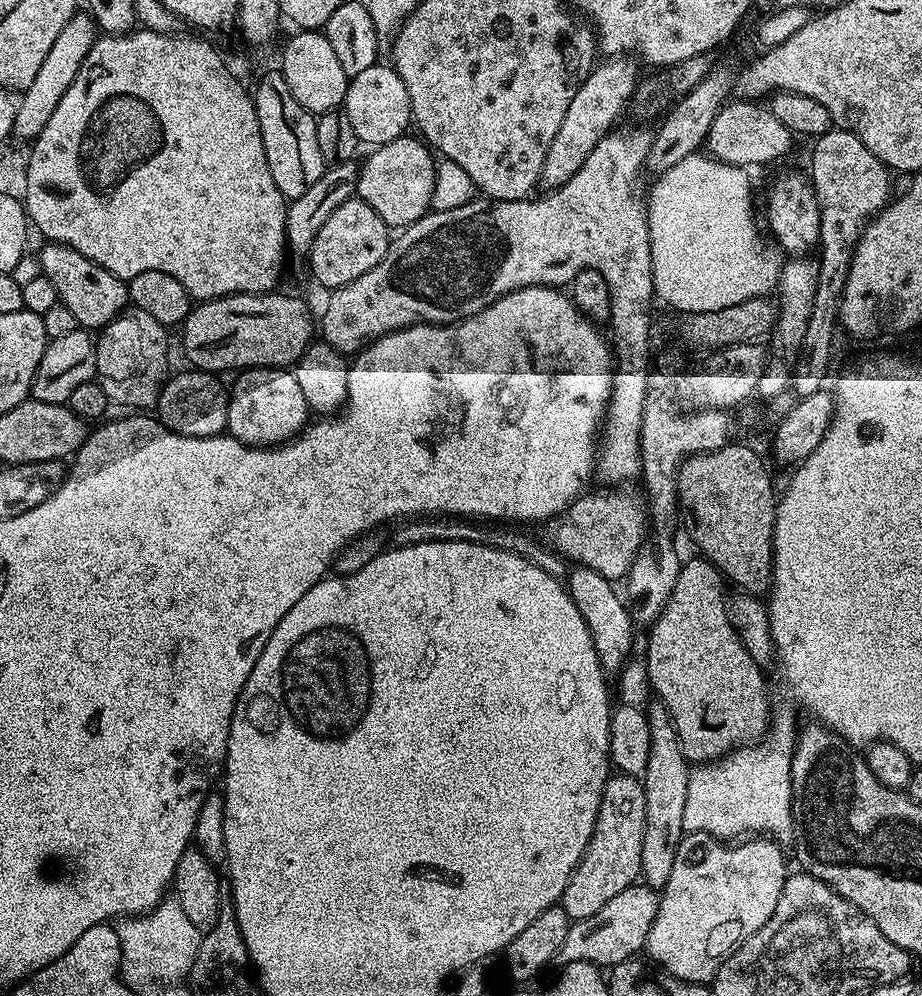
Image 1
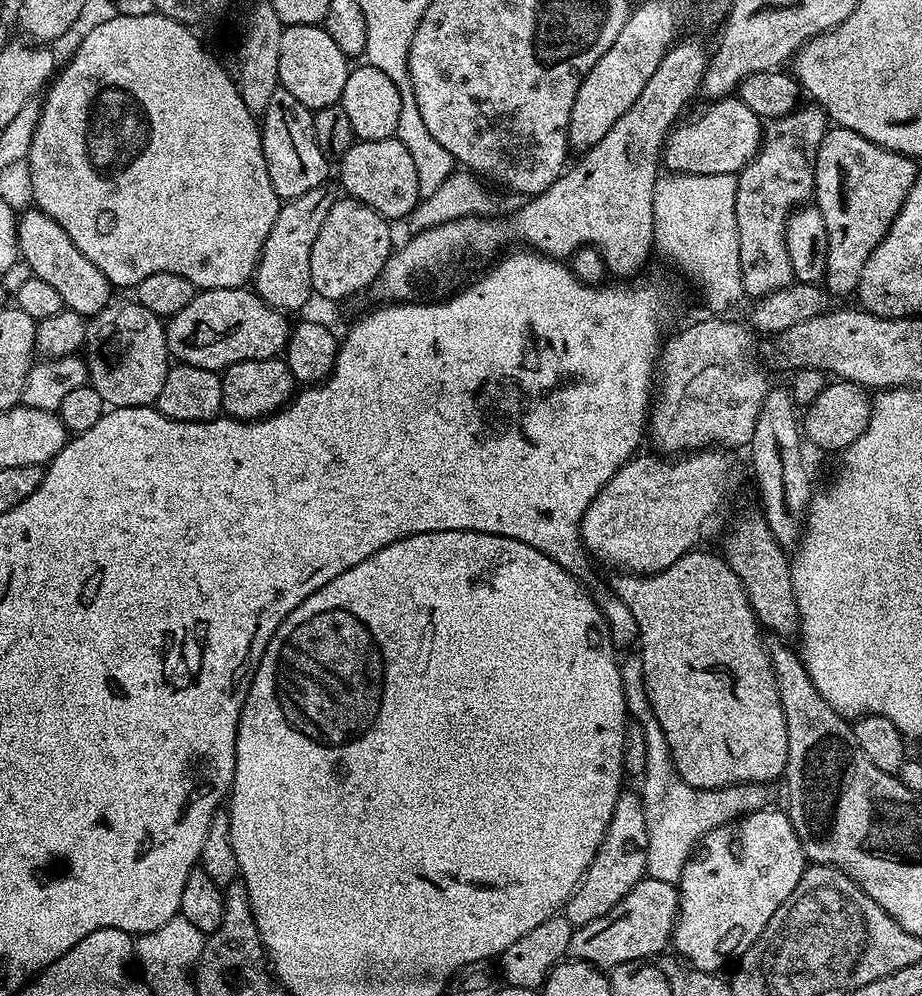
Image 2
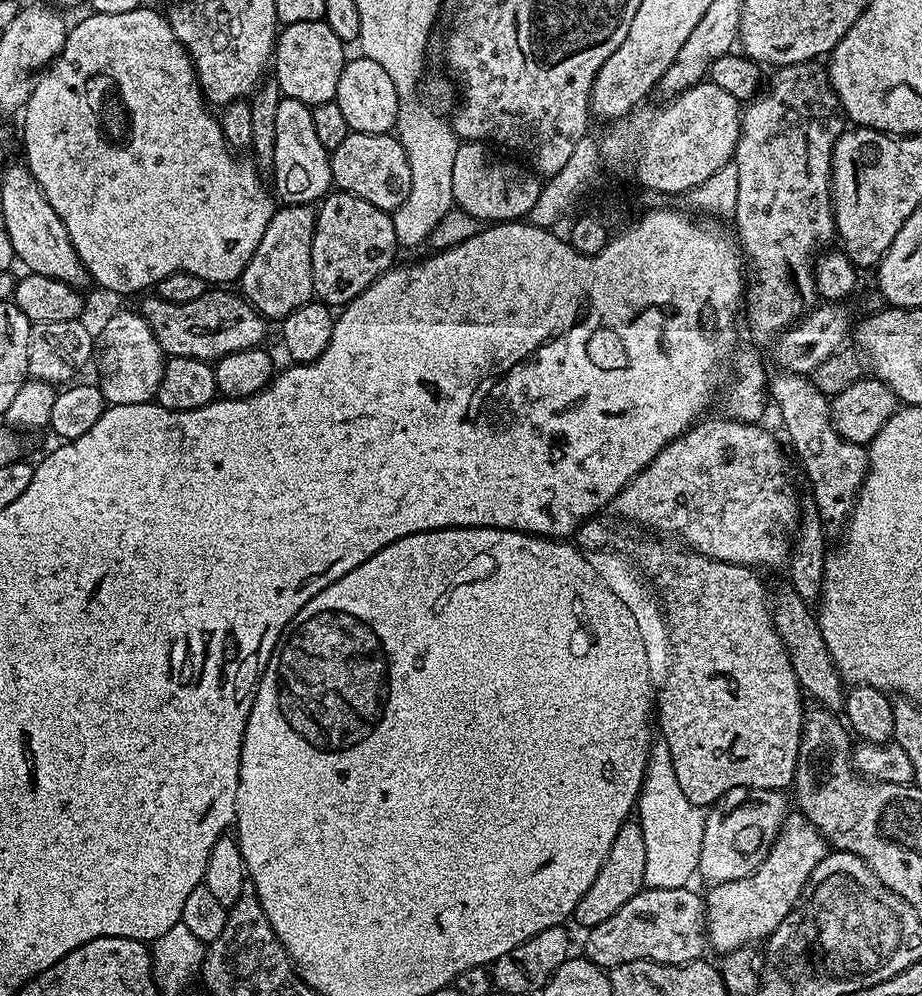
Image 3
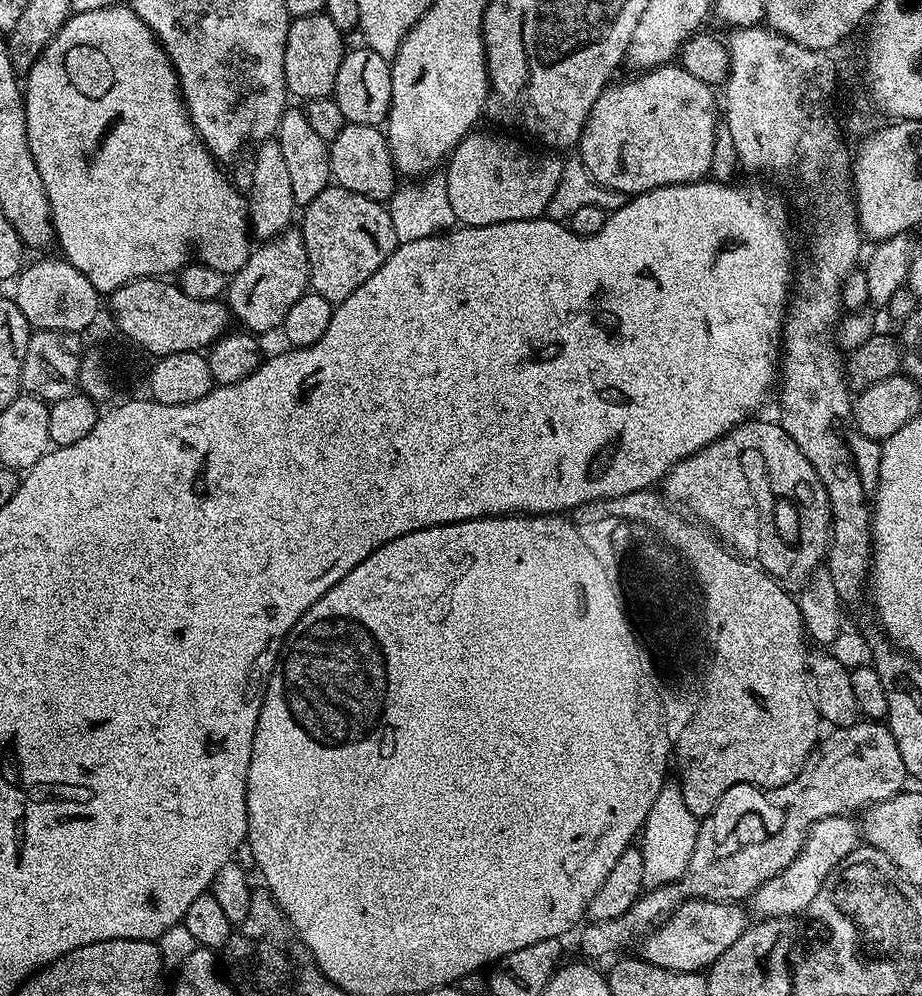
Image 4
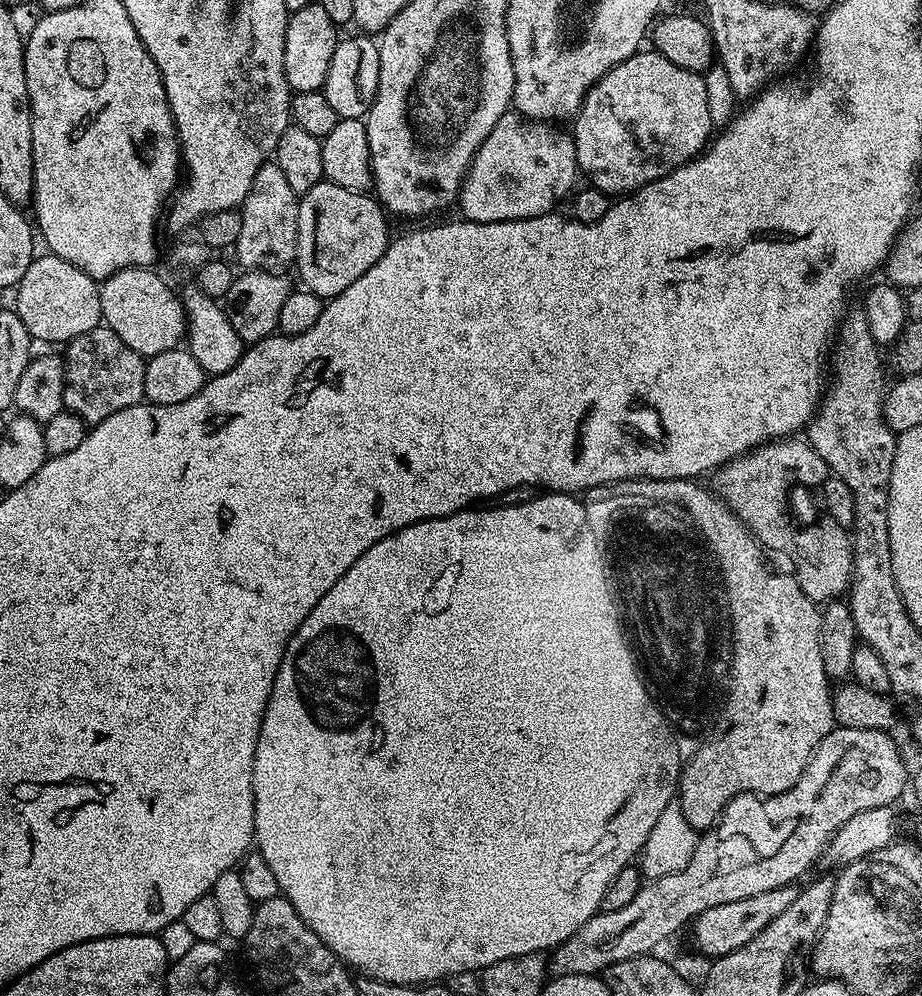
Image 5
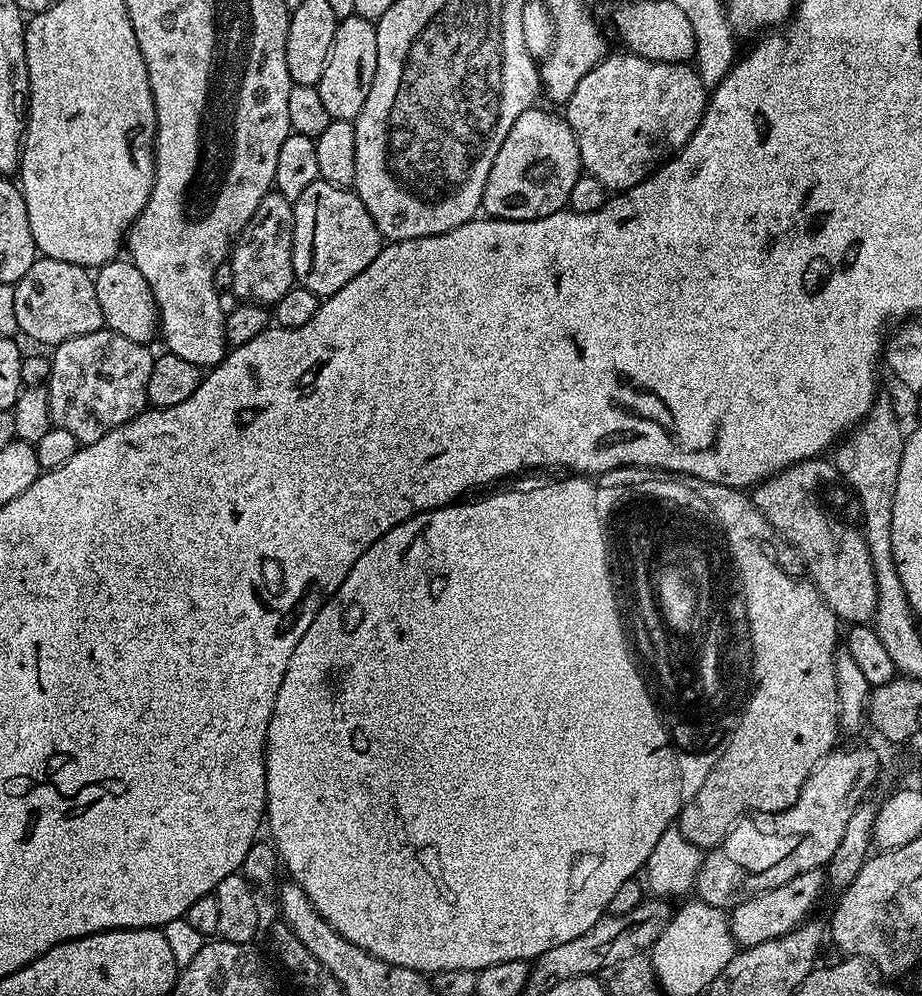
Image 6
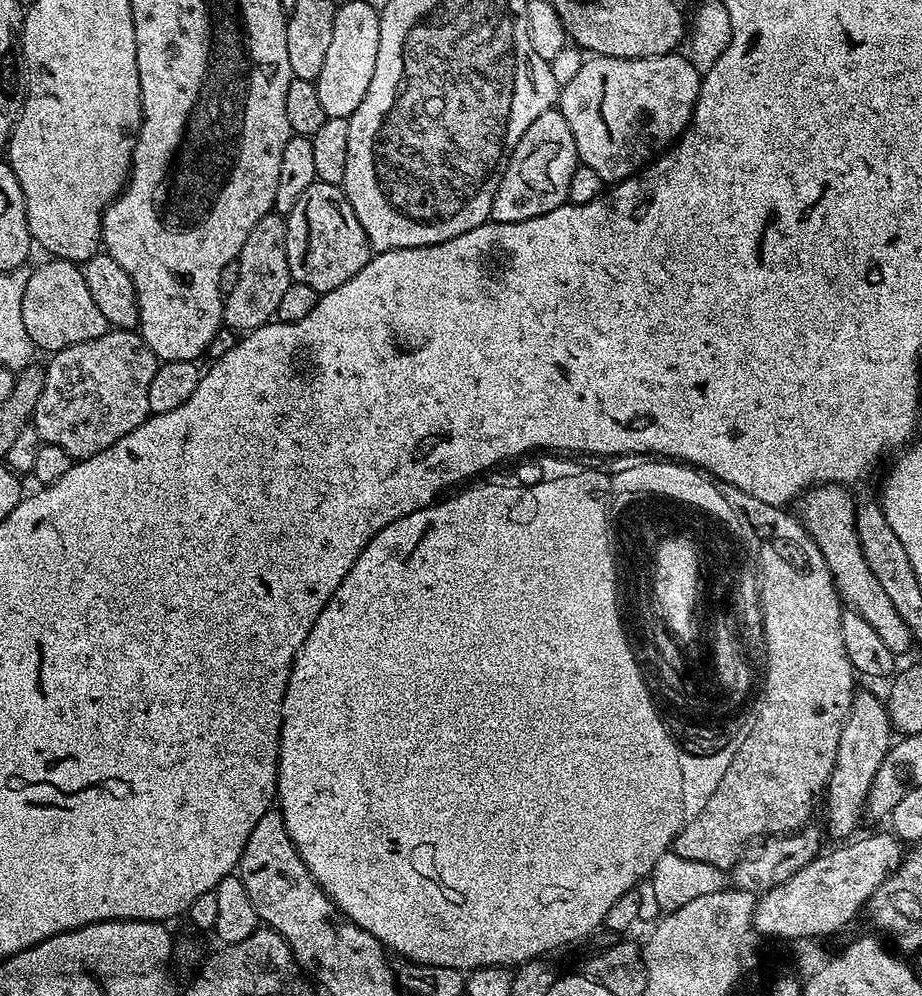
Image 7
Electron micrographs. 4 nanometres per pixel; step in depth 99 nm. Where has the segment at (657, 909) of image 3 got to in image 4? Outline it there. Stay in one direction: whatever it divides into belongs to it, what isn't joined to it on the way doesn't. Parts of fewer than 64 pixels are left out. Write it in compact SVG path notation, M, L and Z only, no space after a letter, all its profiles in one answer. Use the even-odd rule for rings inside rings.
M686 900L680 904L668 919L655 925L639 945L639 959L650 962L654 966L662 966L675 972L699 972L712 967L712 963L748 928L750 916L743 912L741 905L736 902L721 902L719 900Z

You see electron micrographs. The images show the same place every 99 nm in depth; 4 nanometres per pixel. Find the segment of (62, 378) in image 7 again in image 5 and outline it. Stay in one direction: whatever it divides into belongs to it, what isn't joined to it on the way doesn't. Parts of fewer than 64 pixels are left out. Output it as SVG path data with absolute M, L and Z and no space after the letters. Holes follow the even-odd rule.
M101 326L68 341L63 353L64 407L91 426L144 400L145 357L139 356L114 330Z

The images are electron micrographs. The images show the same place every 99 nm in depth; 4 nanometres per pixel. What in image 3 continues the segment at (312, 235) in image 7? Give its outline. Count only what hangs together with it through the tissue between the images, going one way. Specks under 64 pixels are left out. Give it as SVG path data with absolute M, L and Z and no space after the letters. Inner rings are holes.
M329 191L316 208L312 243L312 290L315 299L329 306L349 304L393 267L398 249L391 215L370 206L349 192Z

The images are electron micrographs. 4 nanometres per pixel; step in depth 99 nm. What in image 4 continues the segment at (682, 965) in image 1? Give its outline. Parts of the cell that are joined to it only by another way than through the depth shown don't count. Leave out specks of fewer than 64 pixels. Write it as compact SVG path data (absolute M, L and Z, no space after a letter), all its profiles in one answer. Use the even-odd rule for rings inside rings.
M851 815L831 816L813 824L794 862L790 862L786 870L782 870L777 876L770 878L762 886L758 886L756 892L752 893L750 905L752 904L753 909L751 908L751 911L753 913L756 911L755 915L760 918L774 916L796 918L799 917L799 912L800 915L807 913L810 902L814 902L814 894L818 894L830 870L834 870L834 866L838 866L838 862L842 862L842 858L846 858L846 854L850 854L861 843L861 829L857 821L855 824L852 820L855 819Z

